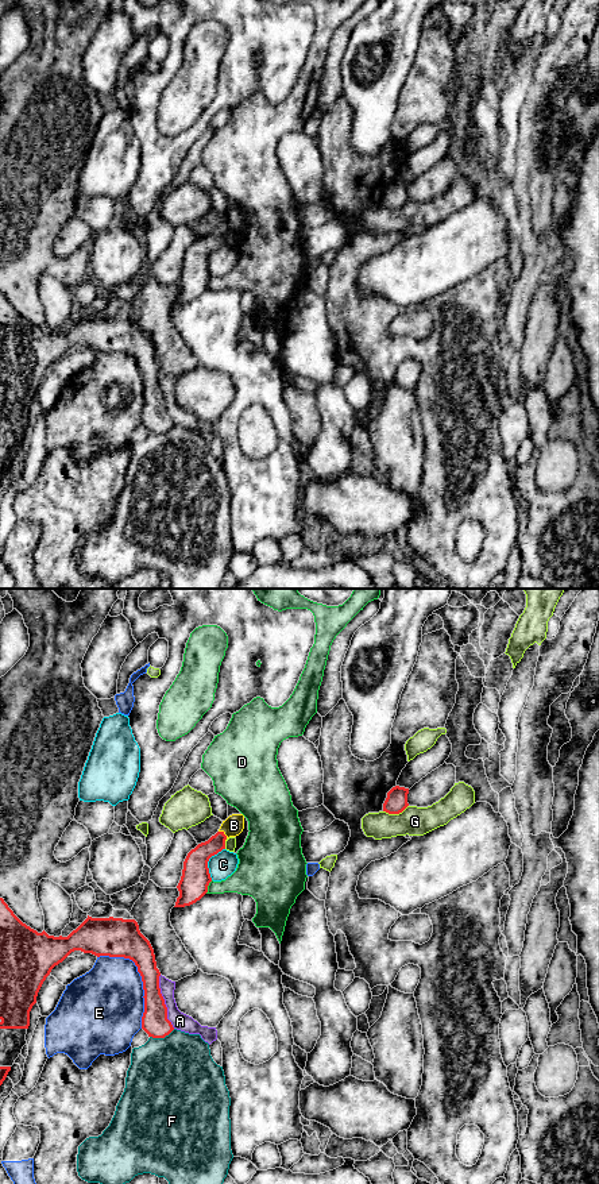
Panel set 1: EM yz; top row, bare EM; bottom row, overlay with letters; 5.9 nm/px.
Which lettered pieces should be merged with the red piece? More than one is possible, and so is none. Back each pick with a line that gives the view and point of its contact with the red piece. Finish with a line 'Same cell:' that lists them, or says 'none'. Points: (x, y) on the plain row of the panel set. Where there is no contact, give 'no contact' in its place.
B: contact yz (224, 230)
Same cell: B

